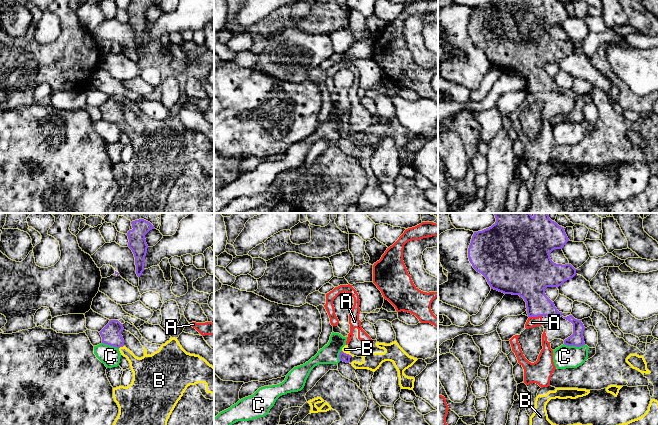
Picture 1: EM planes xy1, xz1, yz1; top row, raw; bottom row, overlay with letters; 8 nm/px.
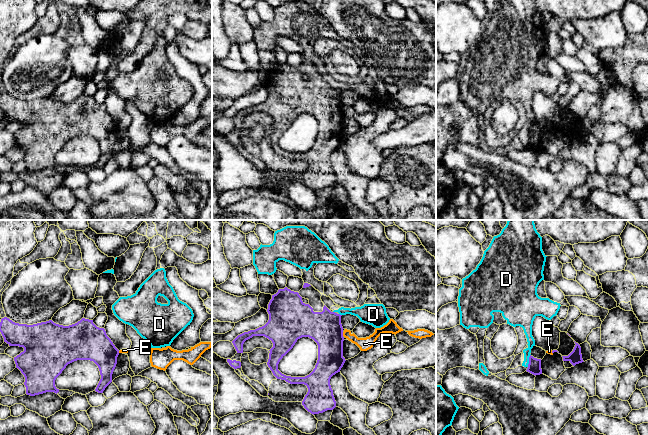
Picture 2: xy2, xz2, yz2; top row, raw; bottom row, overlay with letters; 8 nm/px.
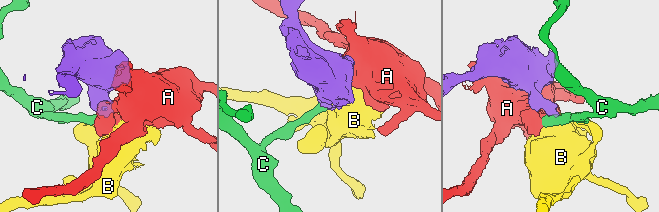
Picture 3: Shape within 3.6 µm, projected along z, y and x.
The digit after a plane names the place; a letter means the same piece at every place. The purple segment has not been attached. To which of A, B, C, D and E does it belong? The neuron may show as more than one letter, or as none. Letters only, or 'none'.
B

